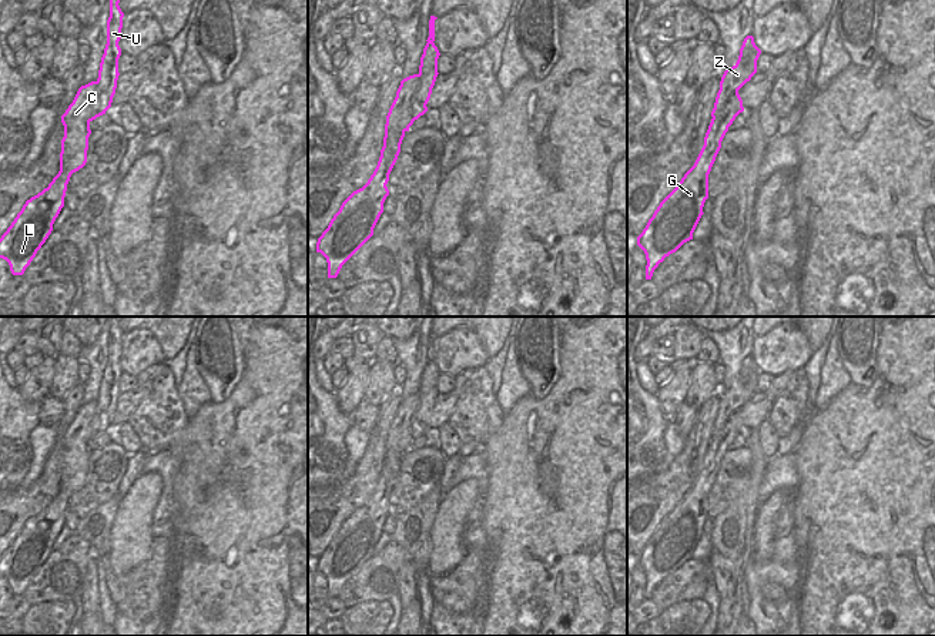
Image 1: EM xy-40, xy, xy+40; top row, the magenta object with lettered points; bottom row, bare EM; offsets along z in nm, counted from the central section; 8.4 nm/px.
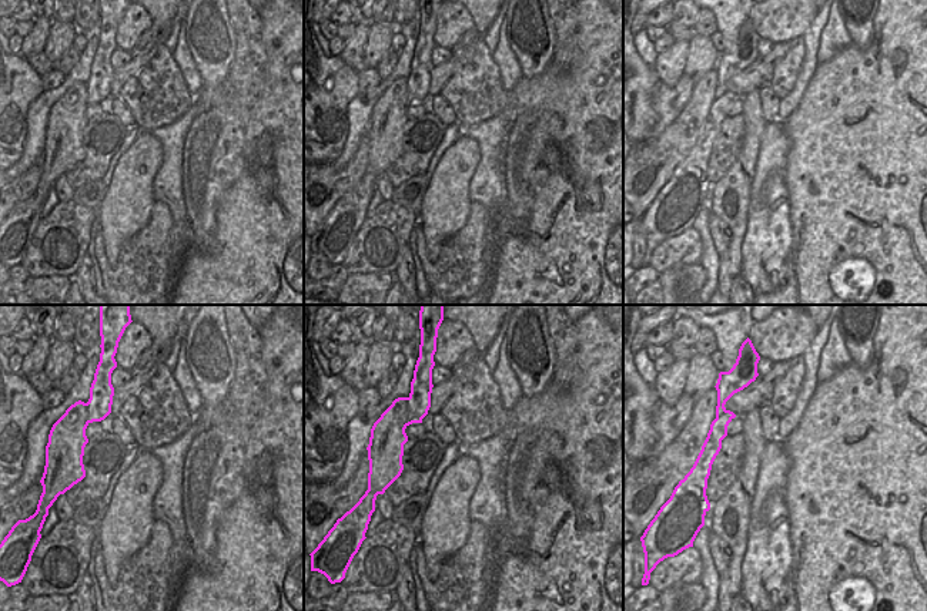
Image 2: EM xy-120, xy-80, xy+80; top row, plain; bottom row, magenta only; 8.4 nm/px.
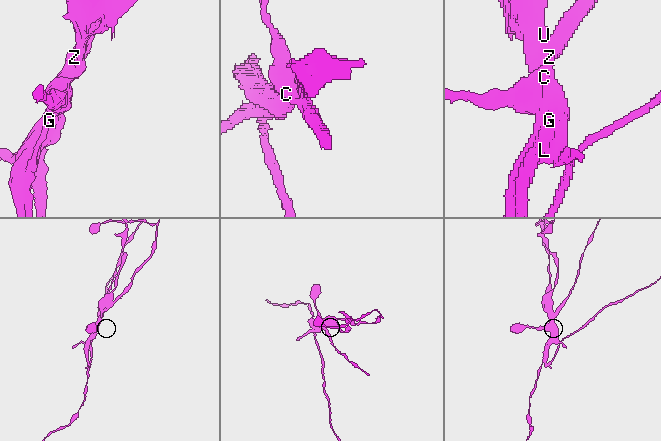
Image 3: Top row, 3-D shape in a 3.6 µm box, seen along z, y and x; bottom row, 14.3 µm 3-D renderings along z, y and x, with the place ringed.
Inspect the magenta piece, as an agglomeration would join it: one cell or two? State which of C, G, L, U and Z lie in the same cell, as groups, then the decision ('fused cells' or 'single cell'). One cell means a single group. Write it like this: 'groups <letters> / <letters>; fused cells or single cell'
groups C Z / G L U; fused cells

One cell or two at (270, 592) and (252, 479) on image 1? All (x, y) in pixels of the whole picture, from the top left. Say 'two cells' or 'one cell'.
one cell

